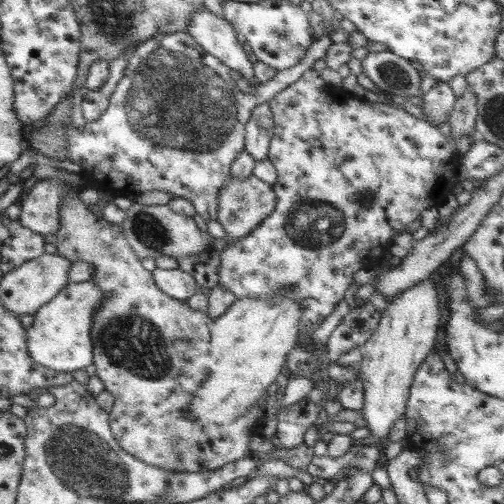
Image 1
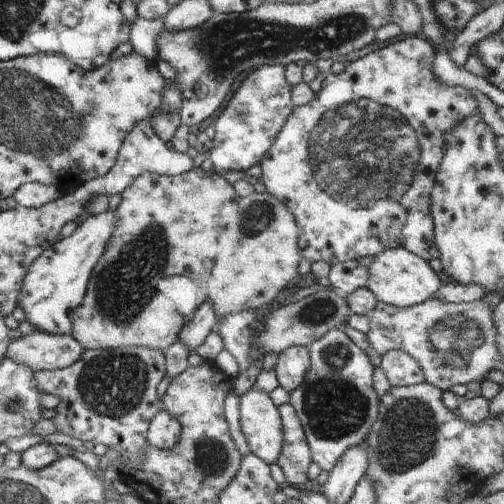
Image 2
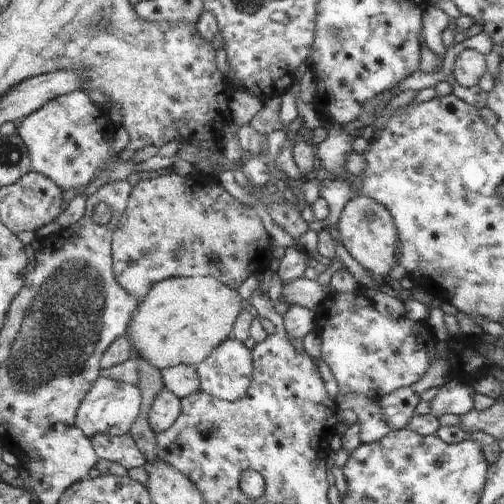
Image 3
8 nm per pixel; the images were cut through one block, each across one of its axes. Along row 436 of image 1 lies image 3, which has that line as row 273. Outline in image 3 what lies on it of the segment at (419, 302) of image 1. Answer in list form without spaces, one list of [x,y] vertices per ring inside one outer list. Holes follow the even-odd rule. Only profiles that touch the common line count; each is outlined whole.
[[[355,196],[355,200],[351,200],[343,208],[335,228],[339,230],[339,240],[345,246],[345,250],[349,252],[349,256],[357,264],[361,264],[365,268],[365,272],[373,272],[377,276],[387,276],[387,272],[399,262],[397,228],[393,224],[391,214],[377,200],[373,200],[369,196]]]

